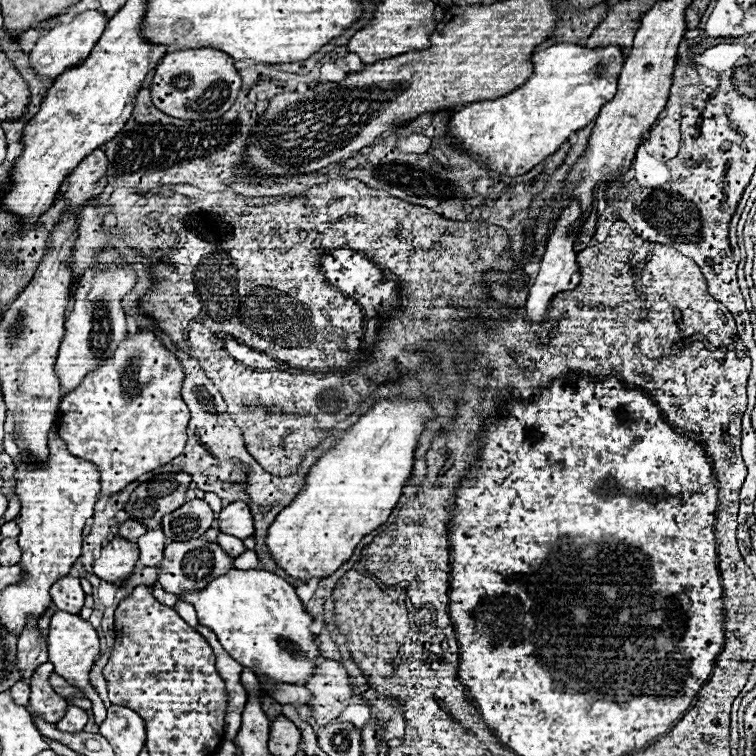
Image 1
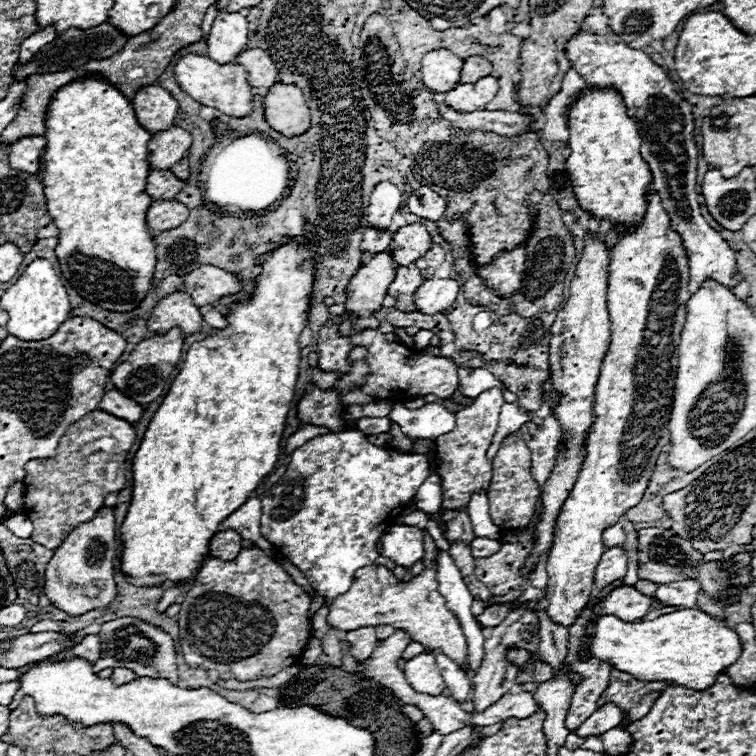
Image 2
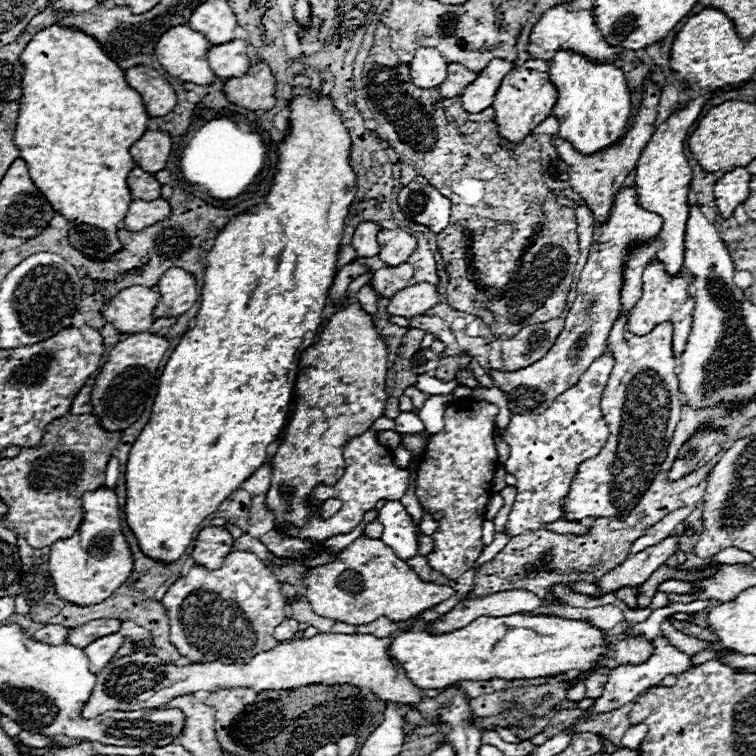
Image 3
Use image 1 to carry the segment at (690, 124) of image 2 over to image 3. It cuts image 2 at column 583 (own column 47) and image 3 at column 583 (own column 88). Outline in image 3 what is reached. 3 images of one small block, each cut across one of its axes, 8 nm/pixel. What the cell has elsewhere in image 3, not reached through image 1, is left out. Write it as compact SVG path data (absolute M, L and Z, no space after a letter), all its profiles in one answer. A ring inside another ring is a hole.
M552 6L548 8L542 18L534 24L532 32L530 32L530 44L528 44L528 52L536 58L542 60L550 60L554 56L554 52L558 48L572 48L588 58L594 60L608 60L614 62L614 56L618 54L618 48L612 48L610 44L606 44L604 36L600 36L600 30L594 24L594 16L588 10L580 10L580 12L570 12L564 6Z

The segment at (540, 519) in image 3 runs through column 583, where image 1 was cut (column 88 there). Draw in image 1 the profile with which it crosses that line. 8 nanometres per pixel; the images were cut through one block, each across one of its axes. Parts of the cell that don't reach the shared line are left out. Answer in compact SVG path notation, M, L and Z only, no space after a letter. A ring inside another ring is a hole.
M148 330L128 334L124 344L118 346L116 354L106 360L98 372L90 372L86 382L78 390L68 392L58 410L58 436L66 442L72 456L92 462L100 472L100 494L98 498L110 498L122 492L130 482L138 480L142 474L156 470L172 462L186 444L186 426L190 420L188 406L180 396L184 372L172 352L168 352L162 342Z

